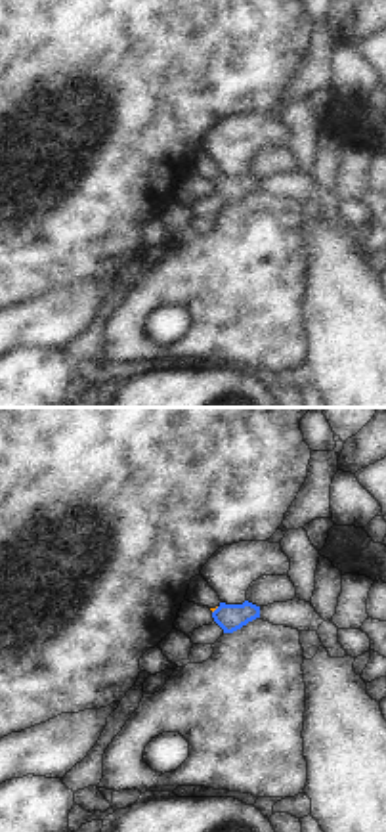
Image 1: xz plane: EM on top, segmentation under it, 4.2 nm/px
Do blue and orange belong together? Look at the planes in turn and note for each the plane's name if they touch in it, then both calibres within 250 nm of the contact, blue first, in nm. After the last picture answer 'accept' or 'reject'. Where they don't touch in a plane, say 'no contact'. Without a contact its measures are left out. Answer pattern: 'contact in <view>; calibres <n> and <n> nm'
contact in xz; calibres 110 and 20 nm

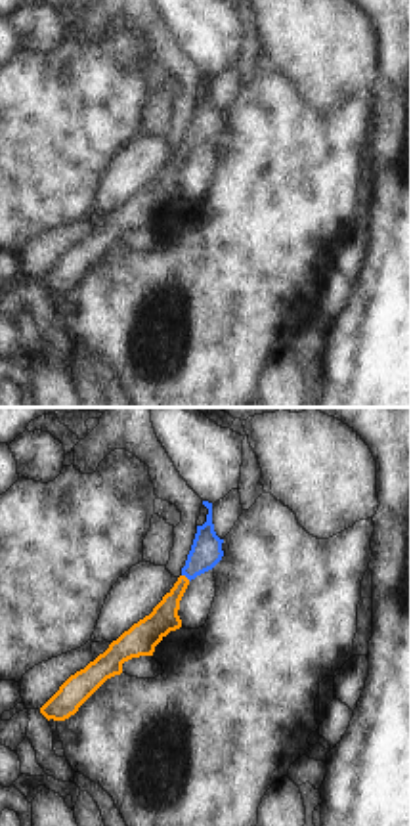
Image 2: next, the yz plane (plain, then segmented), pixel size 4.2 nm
contact in yz; calibres 130 and 120 nm

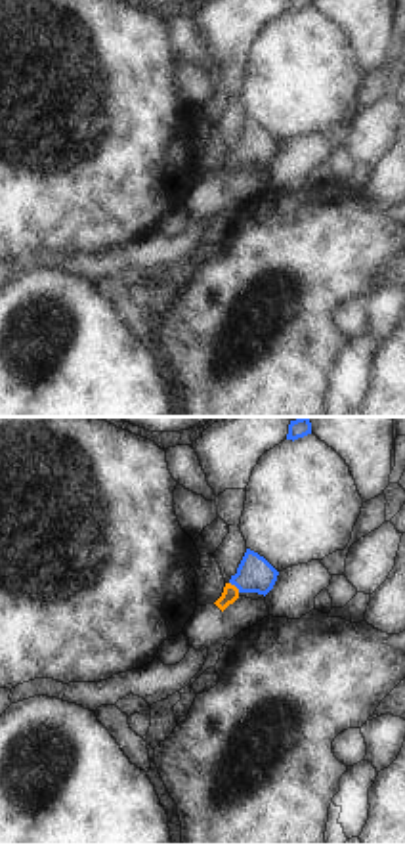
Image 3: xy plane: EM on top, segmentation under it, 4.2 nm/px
contact in xy; calibres 160 and 70 nm

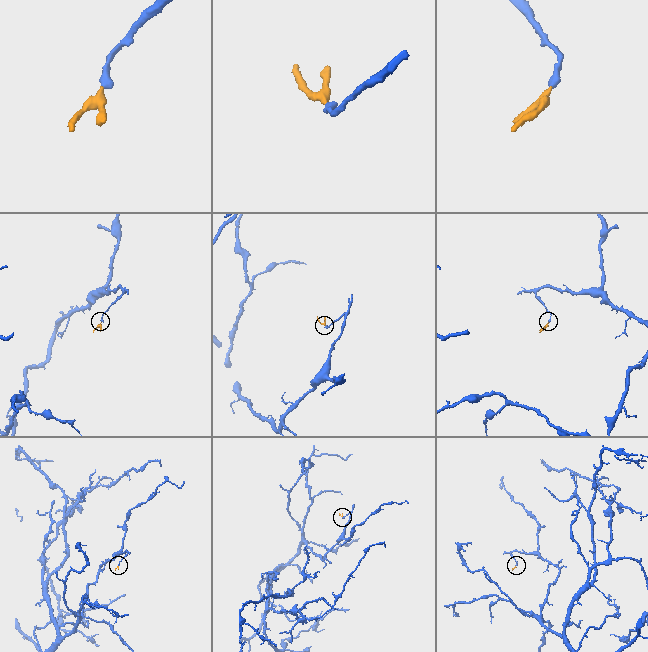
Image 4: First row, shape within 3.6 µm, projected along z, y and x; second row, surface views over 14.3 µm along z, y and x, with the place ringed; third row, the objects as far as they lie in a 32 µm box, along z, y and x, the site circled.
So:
accept

